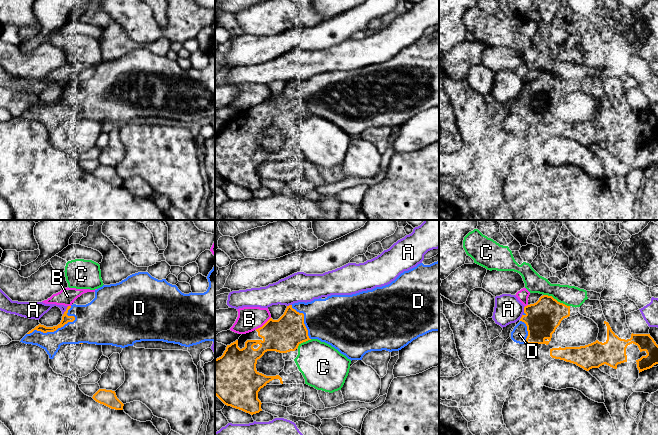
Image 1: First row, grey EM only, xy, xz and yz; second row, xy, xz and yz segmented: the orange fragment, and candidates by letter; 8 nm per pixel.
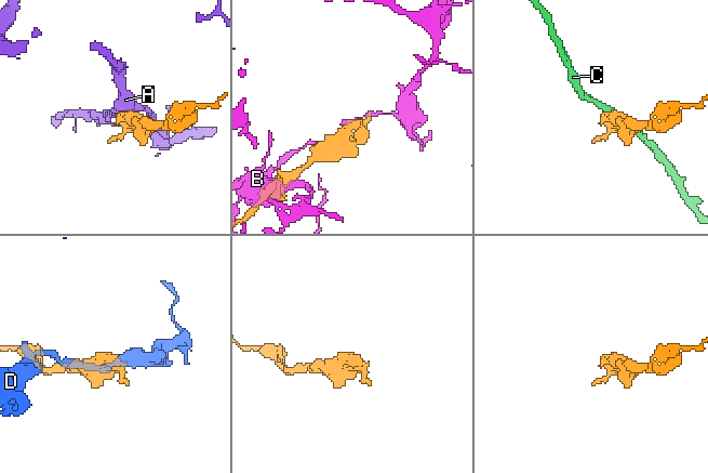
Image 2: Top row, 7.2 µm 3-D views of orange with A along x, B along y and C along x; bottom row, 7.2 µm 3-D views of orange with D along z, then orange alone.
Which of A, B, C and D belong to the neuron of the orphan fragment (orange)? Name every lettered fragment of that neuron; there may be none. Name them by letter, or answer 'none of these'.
D

